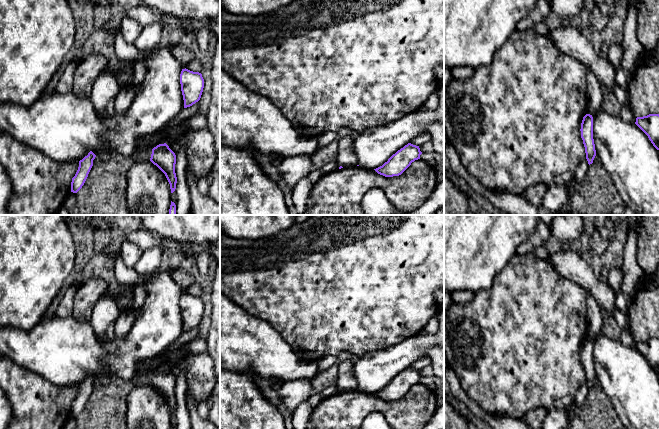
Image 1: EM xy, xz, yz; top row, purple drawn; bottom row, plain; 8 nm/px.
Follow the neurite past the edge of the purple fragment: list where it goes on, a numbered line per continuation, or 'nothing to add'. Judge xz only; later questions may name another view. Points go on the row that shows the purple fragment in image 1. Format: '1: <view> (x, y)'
nothing to add

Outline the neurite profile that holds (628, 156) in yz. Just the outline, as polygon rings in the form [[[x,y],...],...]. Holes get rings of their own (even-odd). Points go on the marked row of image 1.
[[[600,109],[592,117],[596,155],[615,184],[624,206],[632,209],[635,215],[659,215],[658,150],[636,124]]]

